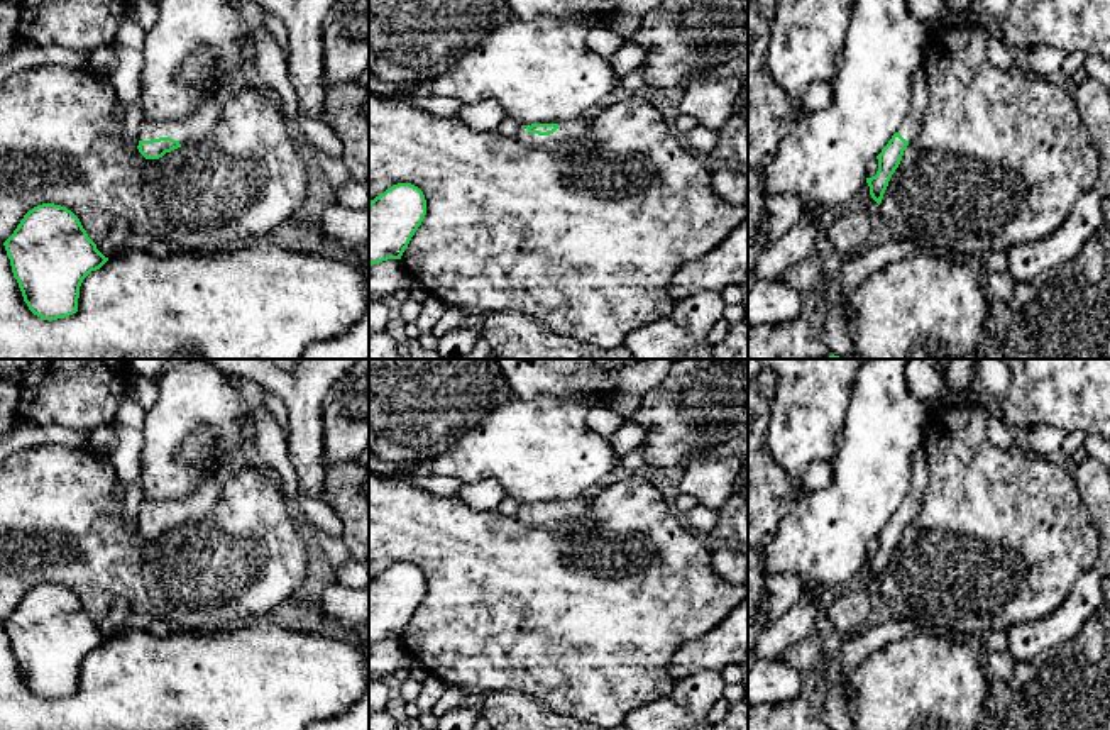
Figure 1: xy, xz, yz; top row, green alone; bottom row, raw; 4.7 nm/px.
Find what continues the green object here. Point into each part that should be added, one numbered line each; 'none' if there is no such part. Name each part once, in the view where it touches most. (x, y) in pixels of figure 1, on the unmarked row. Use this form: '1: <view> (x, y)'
1: xy (198, 505)

